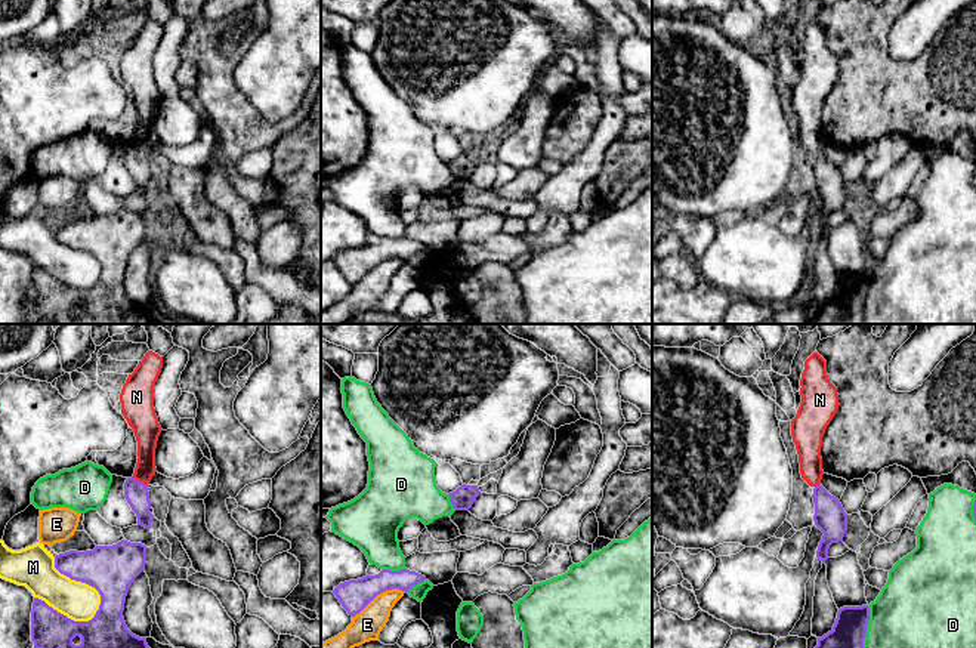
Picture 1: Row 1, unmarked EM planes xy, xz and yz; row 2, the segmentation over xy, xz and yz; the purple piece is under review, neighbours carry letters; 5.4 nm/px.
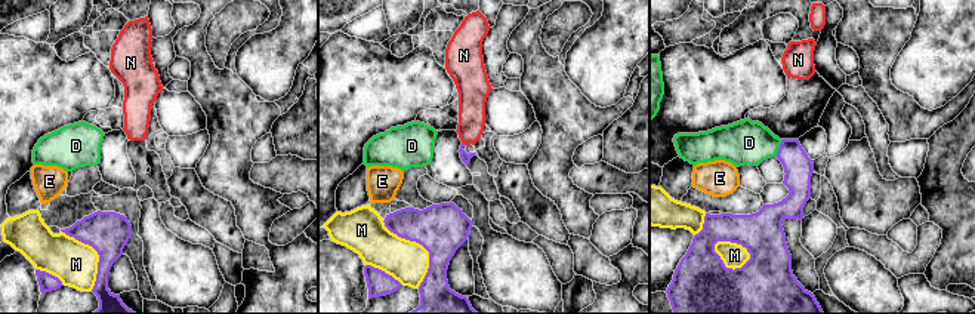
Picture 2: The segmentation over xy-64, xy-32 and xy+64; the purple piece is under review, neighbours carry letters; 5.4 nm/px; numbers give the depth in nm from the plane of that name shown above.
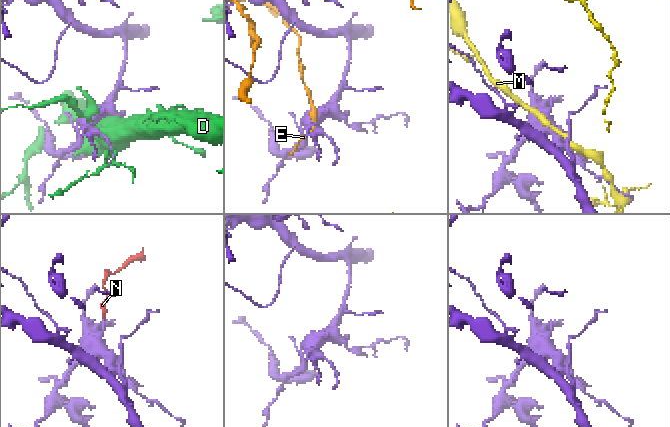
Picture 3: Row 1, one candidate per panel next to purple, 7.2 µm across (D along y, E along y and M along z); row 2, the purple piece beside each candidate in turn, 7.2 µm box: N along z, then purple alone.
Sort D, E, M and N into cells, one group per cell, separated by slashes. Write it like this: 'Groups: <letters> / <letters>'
Groups: D / E / M / N

